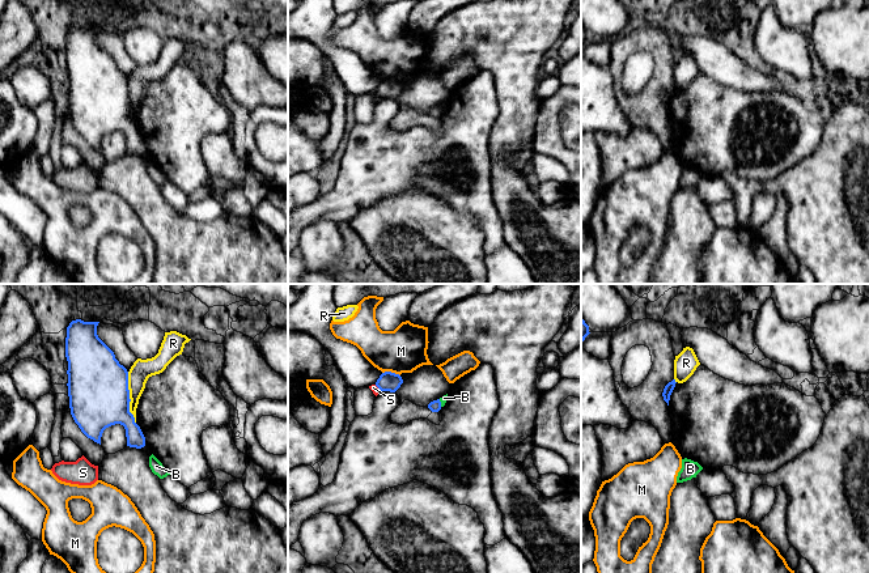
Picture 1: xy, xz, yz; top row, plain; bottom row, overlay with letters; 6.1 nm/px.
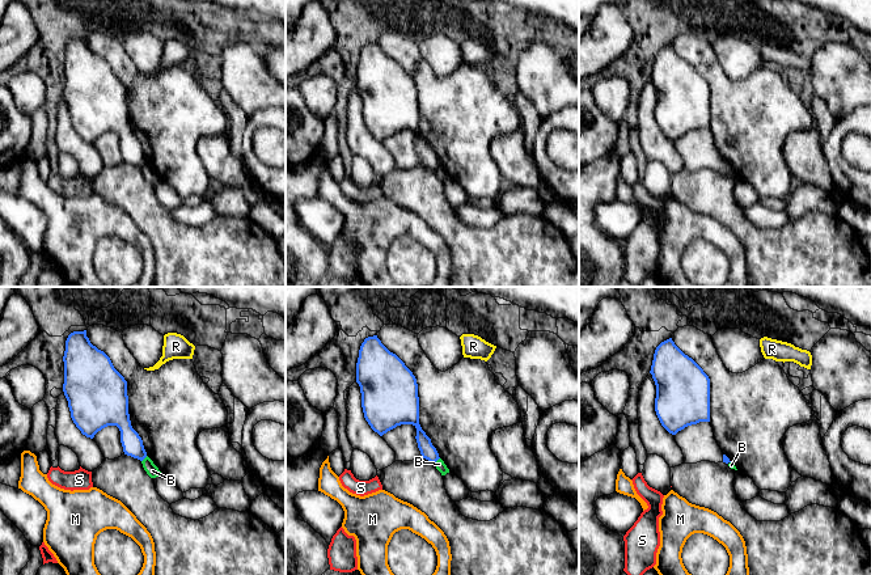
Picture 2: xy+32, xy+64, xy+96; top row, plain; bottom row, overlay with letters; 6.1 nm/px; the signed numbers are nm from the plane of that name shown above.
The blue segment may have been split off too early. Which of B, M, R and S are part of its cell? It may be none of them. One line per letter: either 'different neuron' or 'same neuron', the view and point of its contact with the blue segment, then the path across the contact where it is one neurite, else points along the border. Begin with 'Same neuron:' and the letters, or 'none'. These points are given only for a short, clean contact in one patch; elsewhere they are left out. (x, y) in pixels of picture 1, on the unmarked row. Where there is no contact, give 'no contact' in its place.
Same neuron: none
B: different neuron | xz (440, 110) | along xz (439, 106), (441, 113)
M: different neuron | xz (390, 79)
R: different neuron | xy (128, 105)
S: different neuron | xz (378, 94) | along xz (374, 92), (381, 98)

